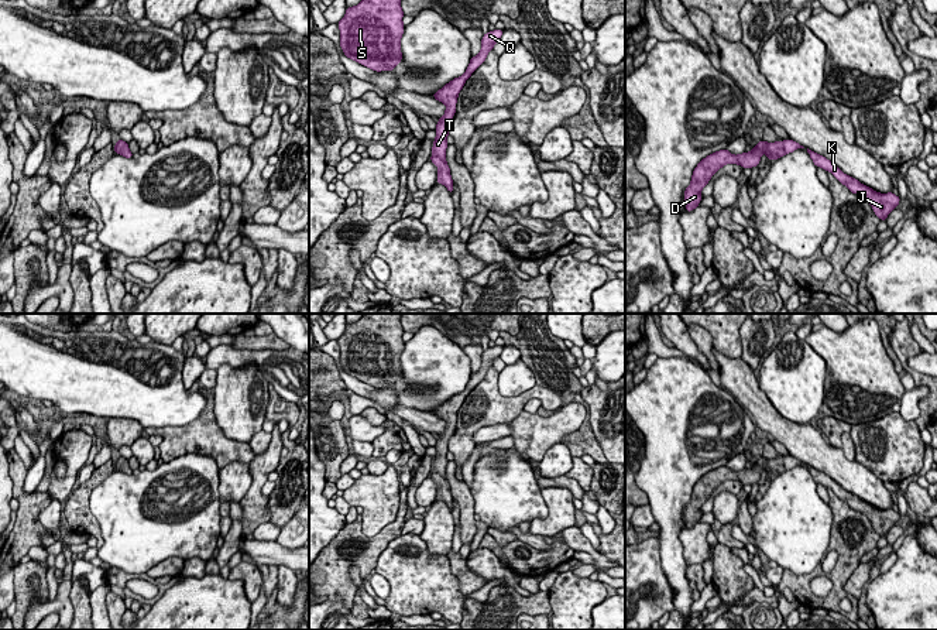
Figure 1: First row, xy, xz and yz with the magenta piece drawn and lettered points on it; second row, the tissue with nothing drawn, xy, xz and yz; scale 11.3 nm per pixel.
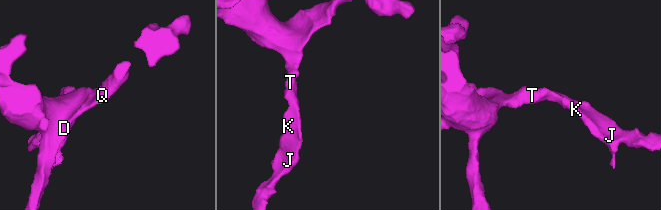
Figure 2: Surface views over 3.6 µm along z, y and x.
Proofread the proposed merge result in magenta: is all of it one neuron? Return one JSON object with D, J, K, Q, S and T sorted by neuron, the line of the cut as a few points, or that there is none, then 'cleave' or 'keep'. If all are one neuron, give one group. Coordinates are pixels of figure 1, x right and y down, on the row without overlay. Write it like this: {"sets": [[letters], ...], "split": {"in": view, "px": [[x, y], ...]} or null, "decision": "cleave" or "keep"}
{"sets": [["D", "J", "K", "Q", "S", "T"]], "split": null, "decision": "keep"}

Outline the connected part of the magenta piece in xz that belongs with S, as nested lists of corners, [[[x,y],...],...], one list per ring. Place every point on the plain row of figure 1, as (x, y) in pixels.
[[[364,314],[337,339],[344,372],[373,387],[394,387],[401,379],[402,314]]]

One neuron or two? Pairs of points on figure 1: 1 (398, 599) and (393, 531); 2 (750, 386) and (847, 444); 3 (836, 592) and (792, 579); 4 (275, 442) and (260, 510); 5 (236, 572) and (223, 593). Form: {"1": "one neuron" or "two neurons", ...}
{"1": "two neurons", "2": "two neurons", "3": "one neuron", "4": "one neuron", "5": "two neurons"}

